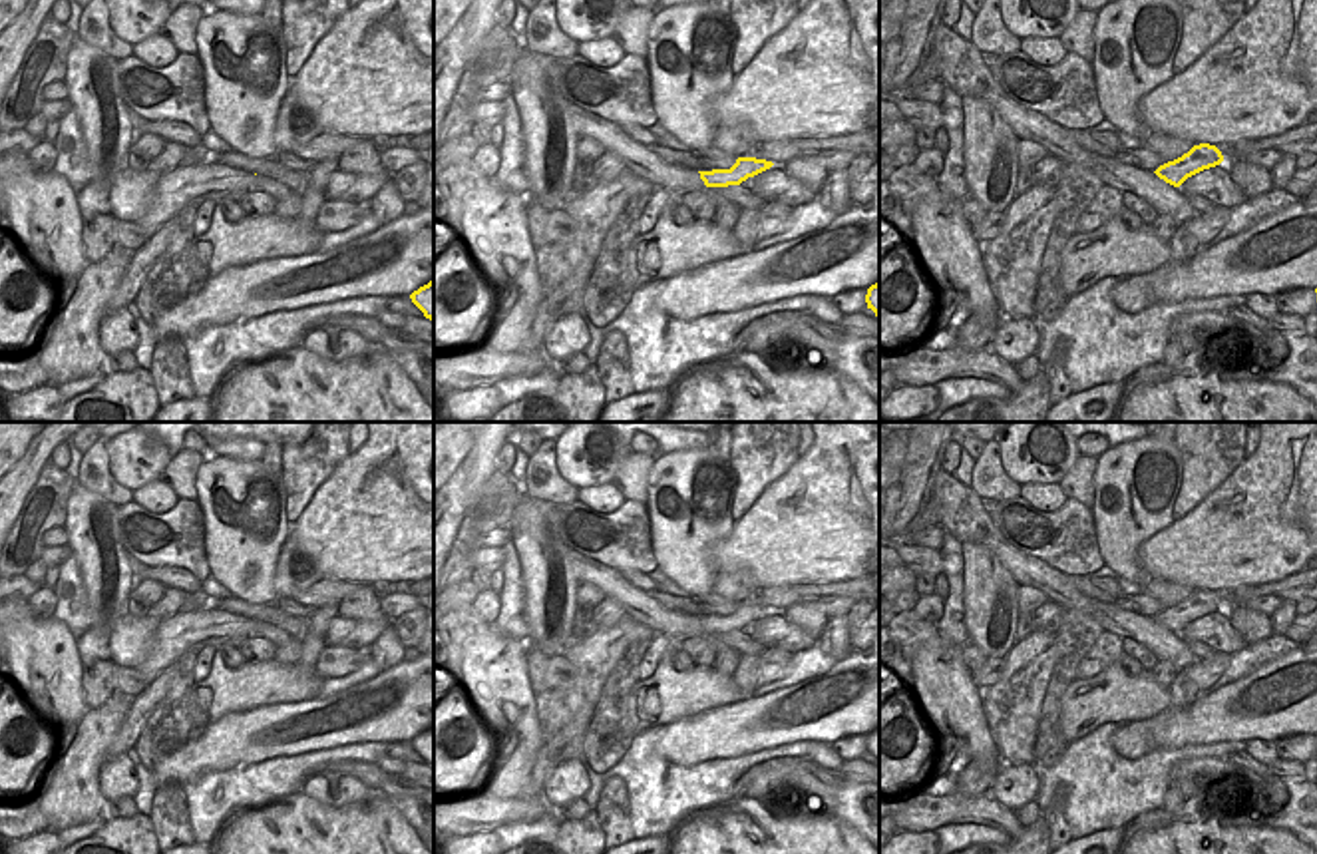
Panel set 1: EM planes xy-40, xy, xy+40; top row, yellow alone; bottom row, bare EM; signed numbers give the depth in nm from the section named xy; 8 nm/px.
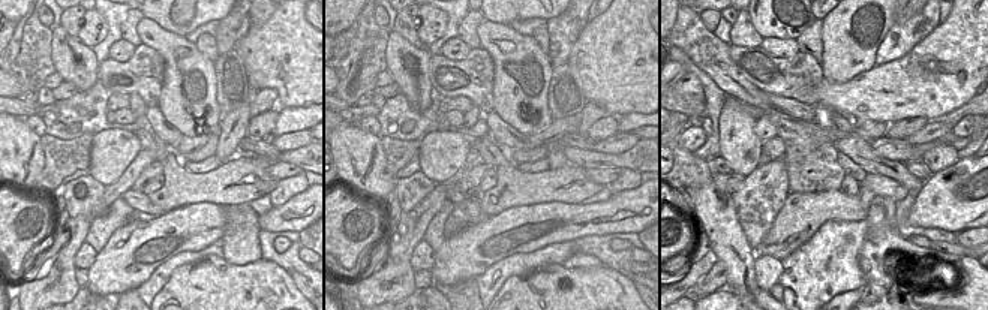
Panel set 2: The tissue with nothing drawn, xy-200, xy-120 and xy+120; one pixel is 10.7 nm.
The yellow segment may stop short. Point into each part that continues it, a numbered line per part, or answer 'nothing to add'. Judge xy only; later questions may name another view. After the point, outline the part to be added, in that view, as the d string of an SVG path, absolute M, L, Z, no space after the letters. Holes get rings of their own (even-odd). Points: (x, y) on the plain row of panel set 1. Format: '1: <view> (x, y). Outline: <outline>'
1: xy (569, 707). Outline: M625 611L625 617L613 627L599 627L593 635L581 637L565 651L565 659L573 667L571 681L535 695L543 737L569 731L585 739L601 689L631 643L657 635L682 641L702 635L702 631L696 615L676 617L666 611L666 621L658 629Z

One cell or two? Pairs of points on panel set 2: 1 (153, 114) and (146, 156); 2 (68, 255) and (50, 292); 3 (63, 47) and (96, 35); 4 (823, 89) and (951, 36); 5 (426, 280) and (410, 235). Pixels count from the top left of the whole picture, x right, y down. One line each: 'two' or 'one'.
1: two
2: one
3: two
4: one
5: two

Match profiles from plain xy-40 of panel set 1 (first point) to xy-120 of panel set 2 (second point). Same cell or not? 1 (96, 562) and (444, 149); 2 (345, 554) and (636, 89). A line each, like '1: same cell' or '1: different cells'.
1: different cells
2: same cell

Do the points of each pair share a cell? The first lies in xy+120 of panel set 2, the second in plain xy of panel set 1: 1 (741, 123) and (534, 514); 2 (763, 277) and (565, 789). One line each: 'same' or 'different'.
1: same
2: same

